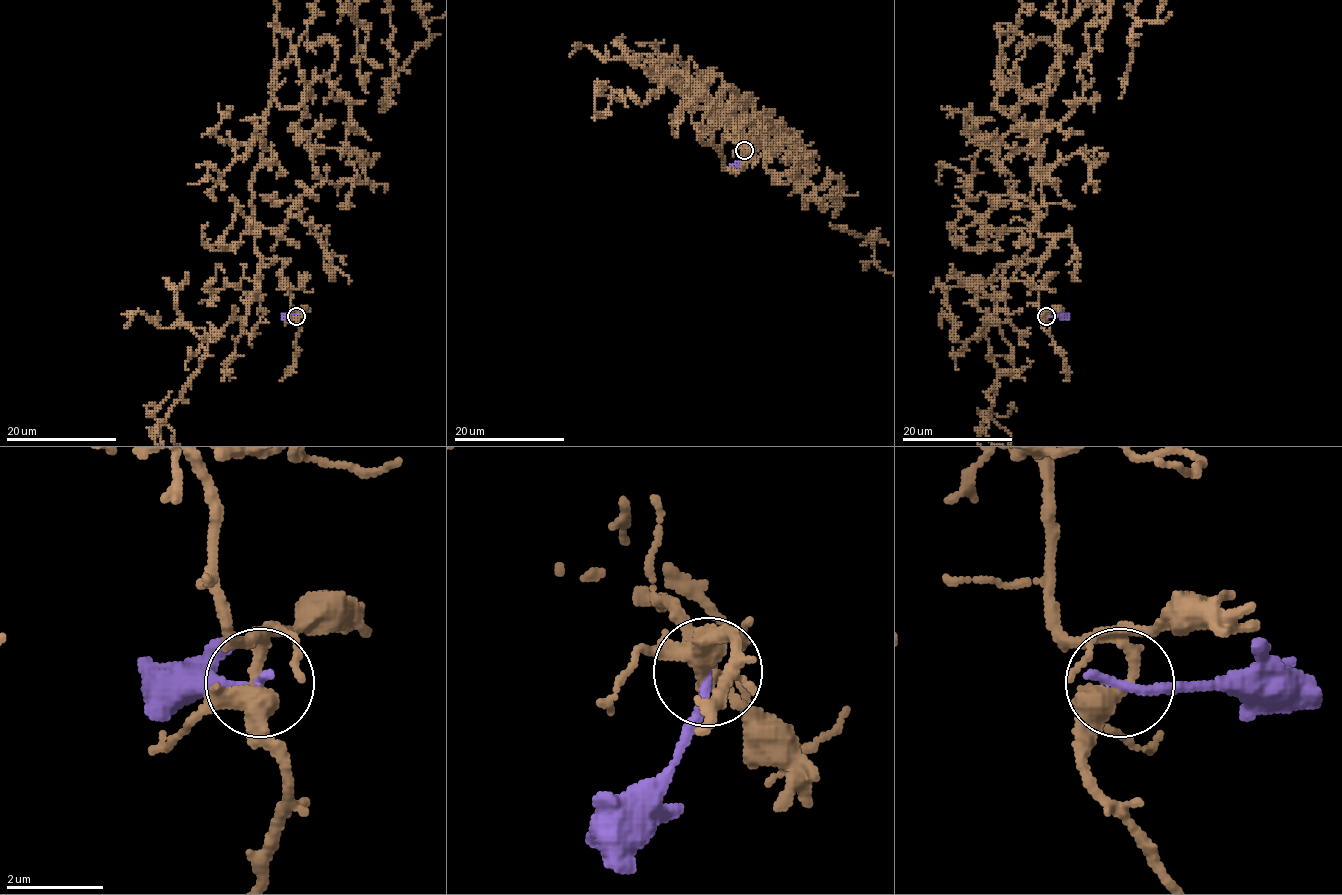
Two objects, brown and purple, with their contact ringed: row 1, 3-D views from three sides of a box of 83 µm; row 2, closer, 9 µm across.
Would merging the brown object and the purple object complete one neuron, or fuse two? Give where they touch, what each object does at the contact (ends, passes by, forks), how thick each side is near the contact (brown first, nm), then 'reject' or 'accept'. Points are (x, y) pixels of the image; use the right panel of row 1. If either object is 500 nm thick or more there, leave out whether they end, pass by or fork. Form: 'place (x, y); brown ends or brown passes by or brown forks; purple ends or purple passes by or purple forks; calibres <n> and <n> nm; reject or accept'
place (1046, 316); brown forks; purple ends; calibres 320 and 220 nm; reject

